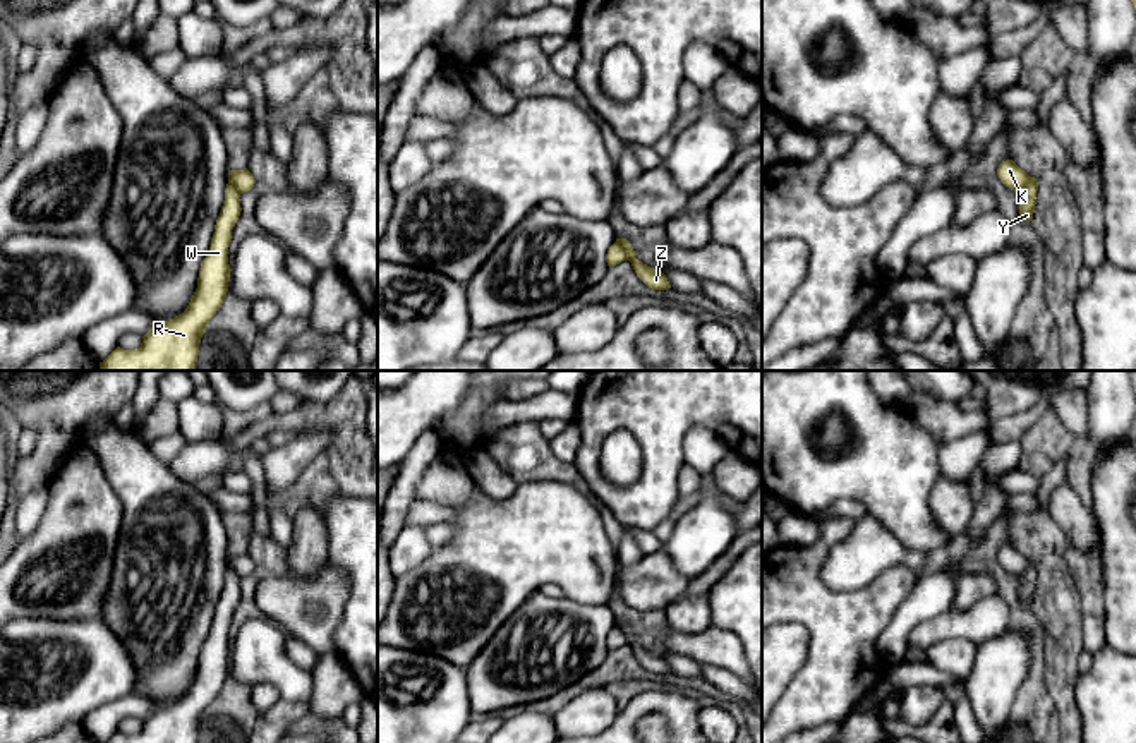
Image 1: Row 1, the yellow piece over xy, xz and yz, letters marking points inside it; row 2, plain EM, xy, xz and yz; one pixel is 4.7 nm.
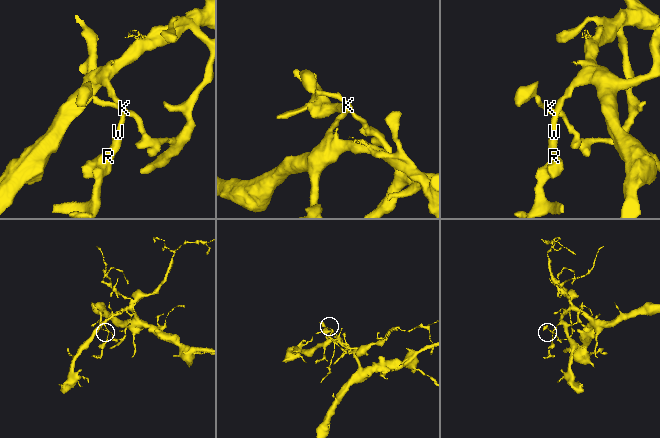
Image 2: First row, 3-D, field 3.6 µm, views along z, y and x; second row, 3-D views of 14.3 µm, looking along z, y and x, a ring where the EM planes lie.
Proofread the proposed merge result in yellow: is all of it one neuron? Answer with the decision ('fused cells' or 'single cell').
fused cells

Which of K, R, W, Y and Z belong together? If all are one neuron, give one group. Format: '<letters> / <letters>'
K Z / R W Y

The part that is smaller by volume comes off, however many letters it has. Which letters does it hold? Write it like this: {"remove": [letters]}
{"remove": ["K", "Z"]}

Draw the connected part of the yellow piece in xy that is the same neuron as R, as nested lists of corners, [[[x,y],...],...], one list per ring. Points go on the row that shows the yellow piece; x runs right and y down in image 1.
[[[228,178],[211,247],[199,268],[197,288],[187,309],[173,319],[153,326],[142,336],[139,348],[124,350],[117,347],[103,362],[100,362],[100,371],[196,369],[201,338],[228,292],[228,245],[240,211],[240,192]]]

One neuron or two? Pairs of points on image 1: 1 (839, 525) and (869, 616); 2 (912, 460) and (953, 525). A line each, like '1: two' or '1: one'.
1: one
2: two

